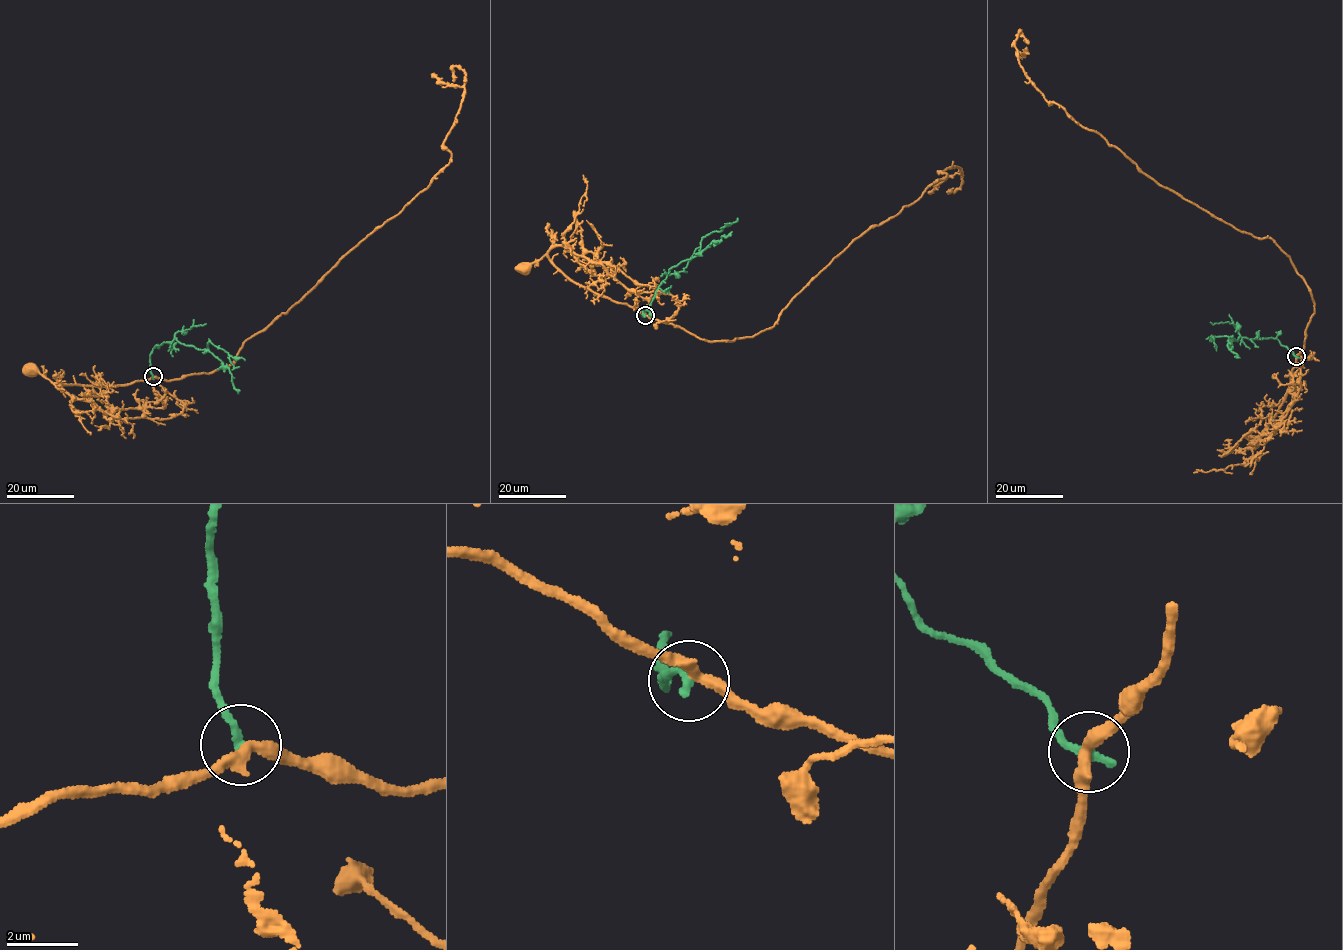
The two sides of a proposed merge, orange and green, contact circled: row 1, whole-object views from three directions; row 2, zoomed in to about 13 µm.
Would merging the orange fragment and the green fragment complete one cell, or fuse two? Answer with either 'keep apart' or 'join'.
keep apart

